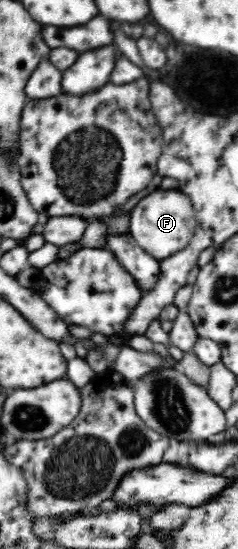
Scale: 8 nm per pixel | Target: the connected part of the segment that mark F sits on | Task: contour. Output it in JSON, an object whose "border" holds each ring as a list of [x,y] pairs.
{"border":[[[158,187],[158,191],[154,190],[154,193],[140,199],[130,211],[128,234],[146,253],[160,261],[184,249],[192,239],[196,225],[194,206],[188,195],[180,193],[178,189],[162,191]]]}

